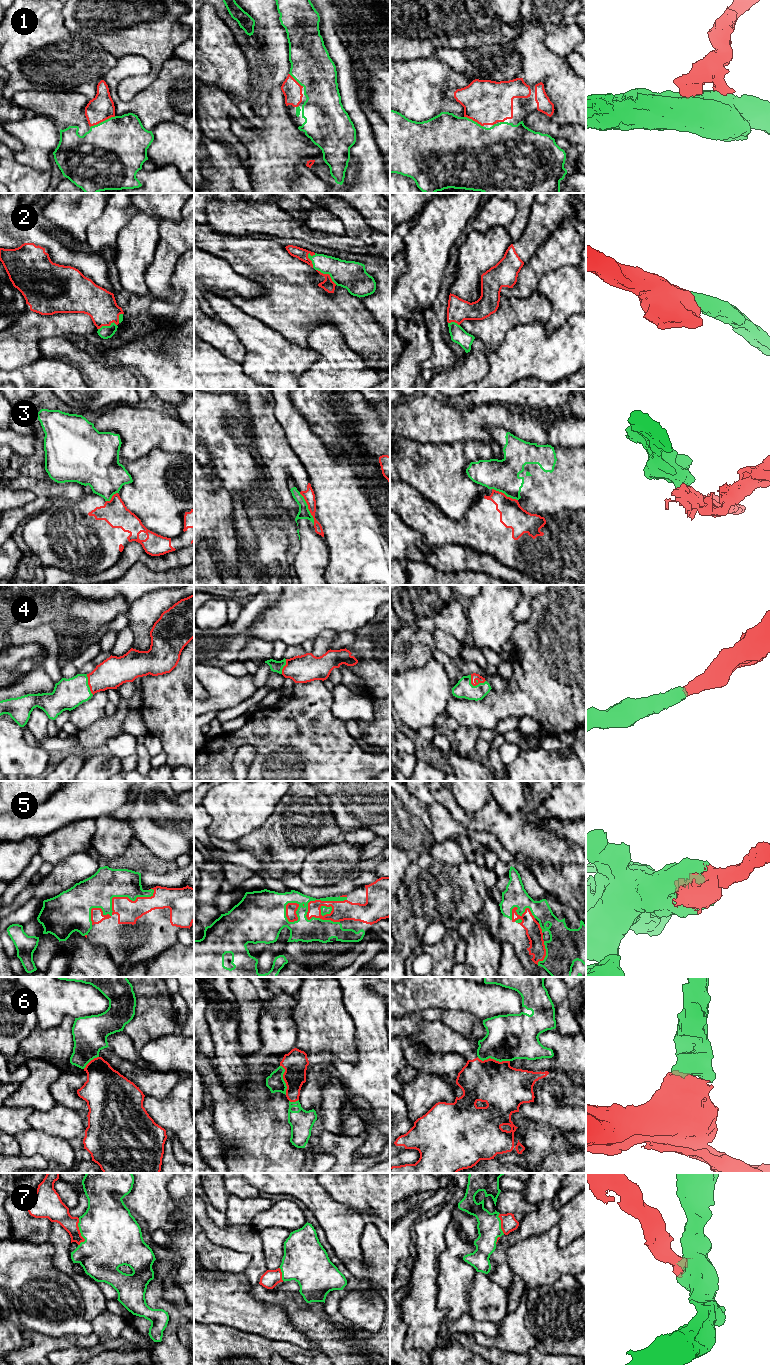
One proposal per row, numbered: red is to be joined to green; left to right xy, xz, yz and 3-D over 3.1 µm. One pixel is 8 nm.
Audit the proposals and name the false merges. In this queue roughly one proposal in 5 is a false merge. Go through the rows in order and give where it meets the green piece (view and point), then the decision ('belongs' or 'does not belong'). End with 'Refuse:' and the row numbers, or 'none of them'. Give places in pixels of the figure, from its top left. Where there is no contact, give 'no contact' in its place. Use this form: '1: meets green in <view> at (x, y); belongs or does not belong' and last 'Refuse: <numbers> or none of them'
1: meets green in xy at (103, 121); belongs
2: meets green in xz at (327, 273); belongs
3: meets green in xz at (307, 508); does not belong
4: meets green in yz at (474, 686); belongs
5: meets green in xy at (111, 903); belongs
6: meets green in yz at (493, 1058); belongs
7: meets green in xy at (80, 1232); belongs
Refuse: 3

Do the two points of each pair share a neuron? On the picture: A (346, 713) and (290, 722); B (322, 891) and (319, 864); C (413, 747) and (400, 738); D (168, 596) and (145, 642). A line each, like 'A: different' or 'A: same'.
A: different
B: different
C: same
D: same

